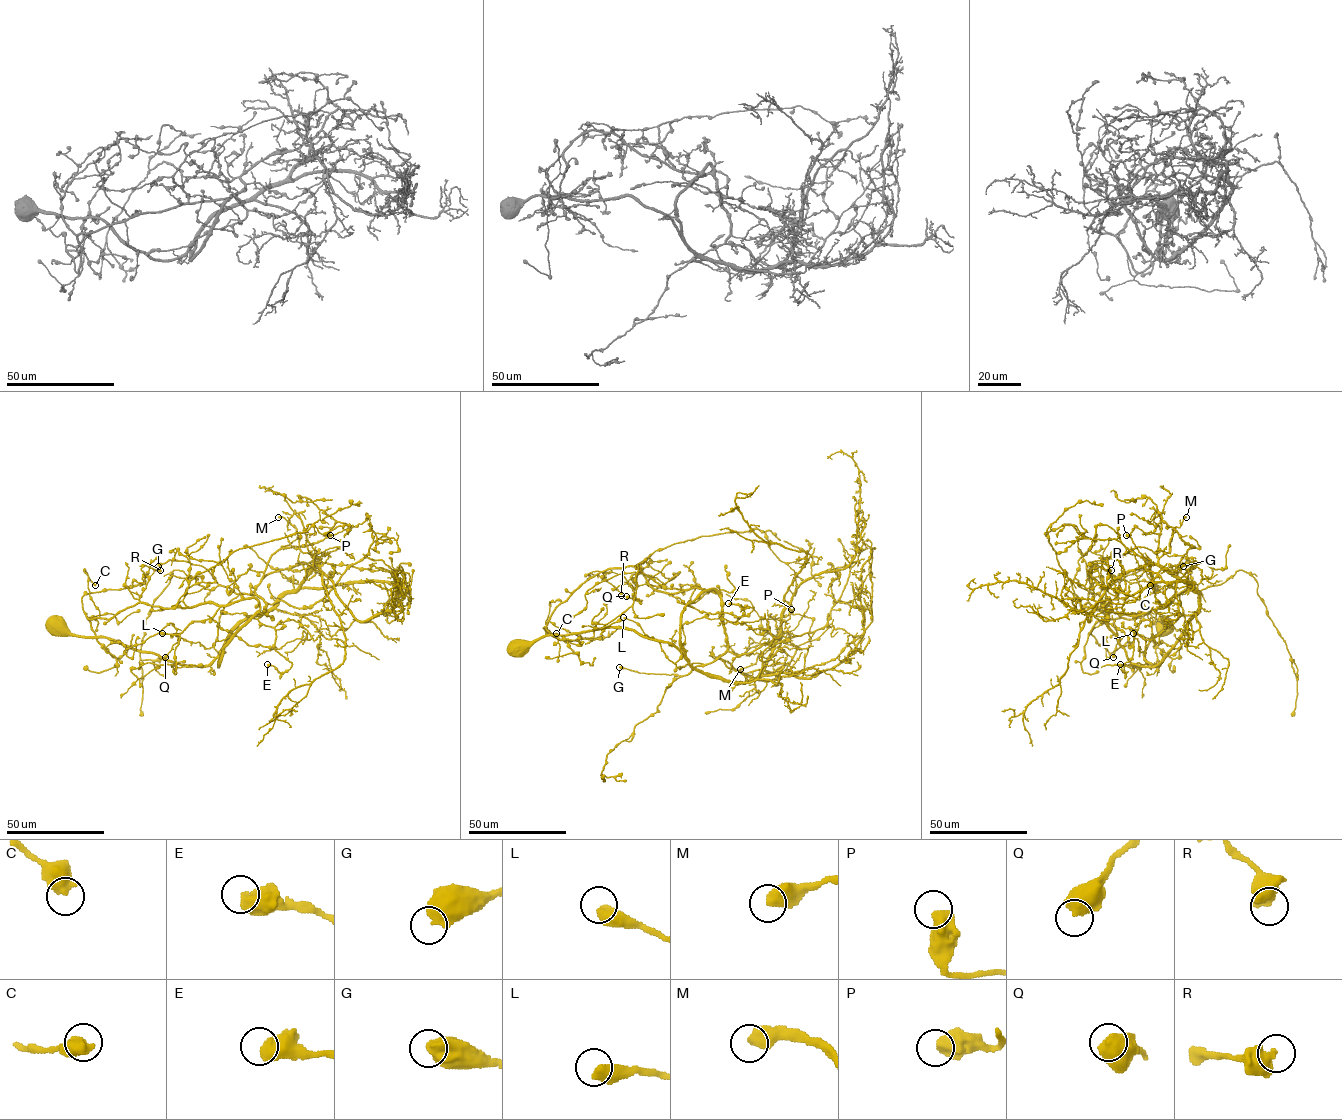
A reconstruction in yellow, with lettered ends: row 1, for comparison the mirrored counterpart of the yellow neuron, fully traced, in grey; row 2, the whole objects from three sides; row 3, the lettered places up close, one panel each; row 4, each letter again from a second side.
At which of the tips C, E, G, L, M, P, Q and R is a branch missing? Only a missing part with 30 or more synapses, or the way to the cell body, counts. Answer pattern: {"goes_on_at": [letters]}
{"goes_on_at": ["G"]}

